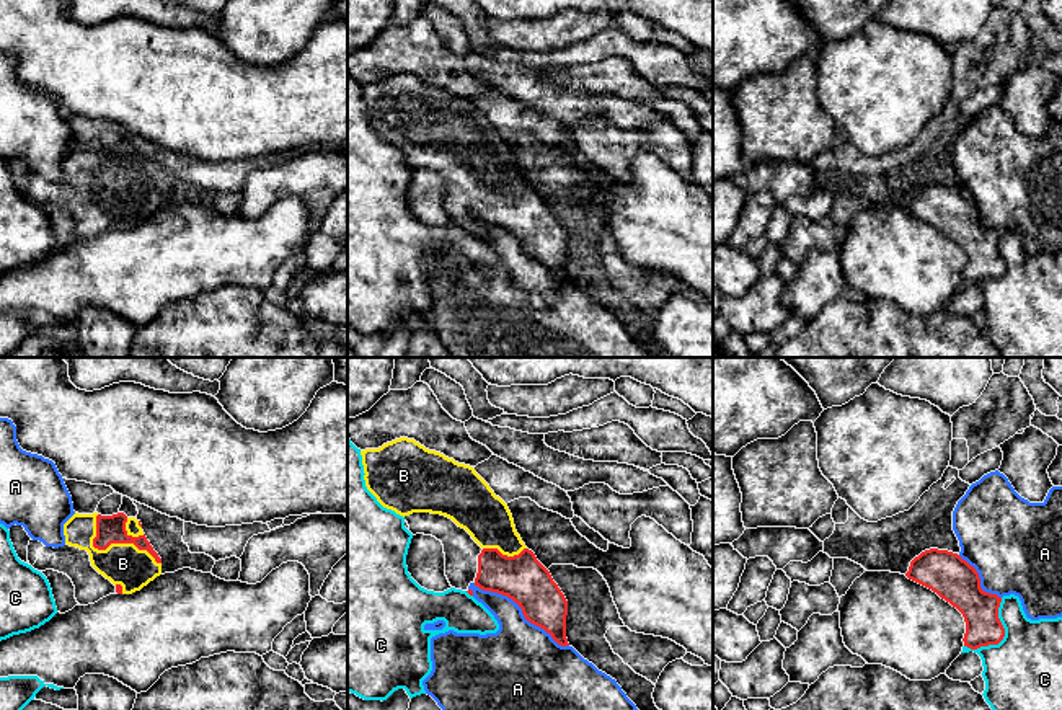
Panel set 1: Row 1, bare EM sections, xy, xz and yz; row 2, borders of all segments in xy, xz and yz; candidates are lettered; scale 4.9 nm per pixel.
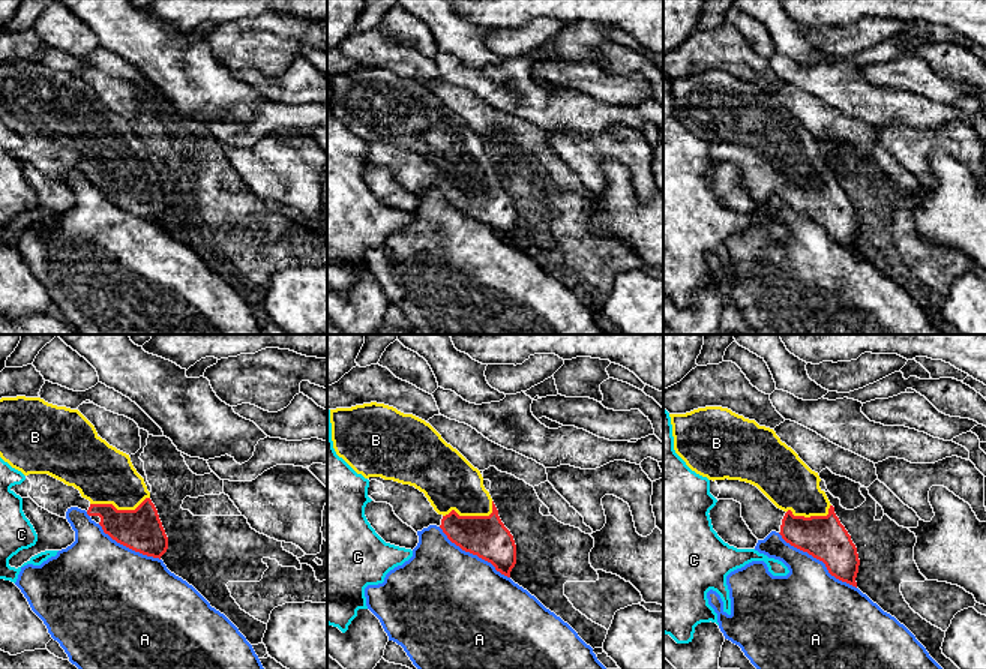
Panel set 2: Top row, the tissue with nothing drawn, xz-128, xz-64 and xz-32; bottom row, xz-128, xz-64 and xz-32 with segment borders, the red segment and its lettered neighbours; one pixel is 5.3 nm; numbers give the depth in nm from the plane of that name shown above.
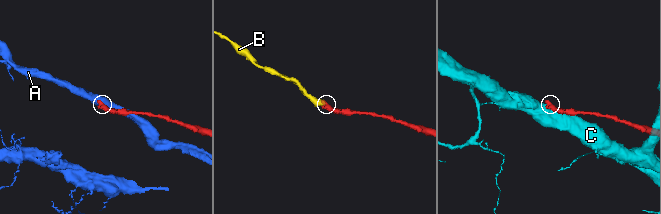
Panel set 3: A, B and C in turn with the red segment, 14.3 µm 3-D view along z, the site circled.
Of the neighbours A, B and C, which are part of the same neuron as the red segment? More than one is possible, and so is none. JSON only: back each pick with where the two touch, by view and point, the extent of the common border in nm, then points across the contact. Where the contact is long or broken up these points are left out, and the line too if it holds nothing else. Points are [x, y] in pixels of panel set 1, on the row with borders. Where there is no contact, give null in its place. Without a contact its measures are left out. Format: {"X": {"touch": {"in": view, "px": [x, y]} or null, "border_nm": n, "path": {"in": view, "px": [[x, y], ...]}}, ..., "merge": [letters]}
{"B": {"touch": {"in": "xy", "px": [113, 542]}, "border_nm": 400}, "merge": ["B"]}

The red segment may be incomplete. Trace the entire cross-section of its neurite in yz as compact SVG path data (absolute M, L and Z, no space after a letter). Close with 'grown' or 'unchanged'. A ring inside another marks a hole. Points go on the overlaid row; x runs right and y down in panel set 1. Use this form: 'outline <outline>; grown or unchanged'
outline M930 548L910 561L905 576L956 607L966 622L964 646L998 645L1005 628L998 619L1002 597L985 592L974 566L958 553Z; unchanged

